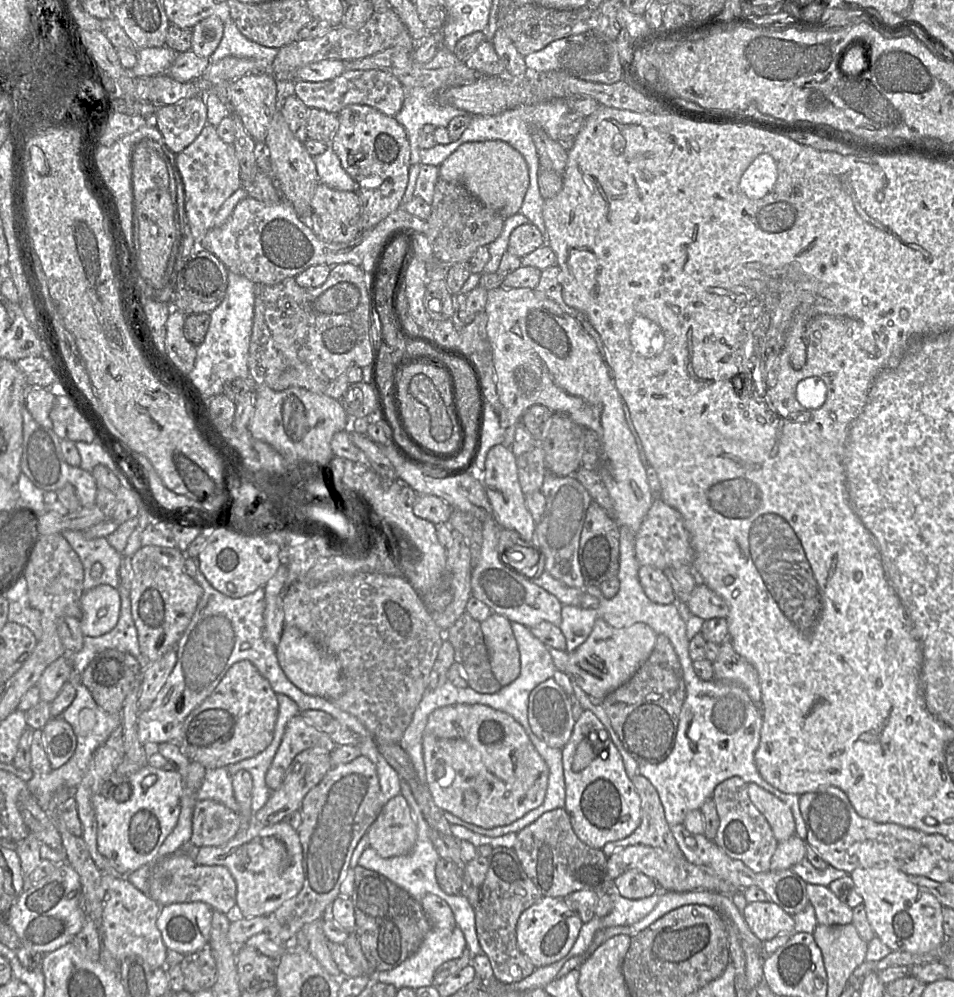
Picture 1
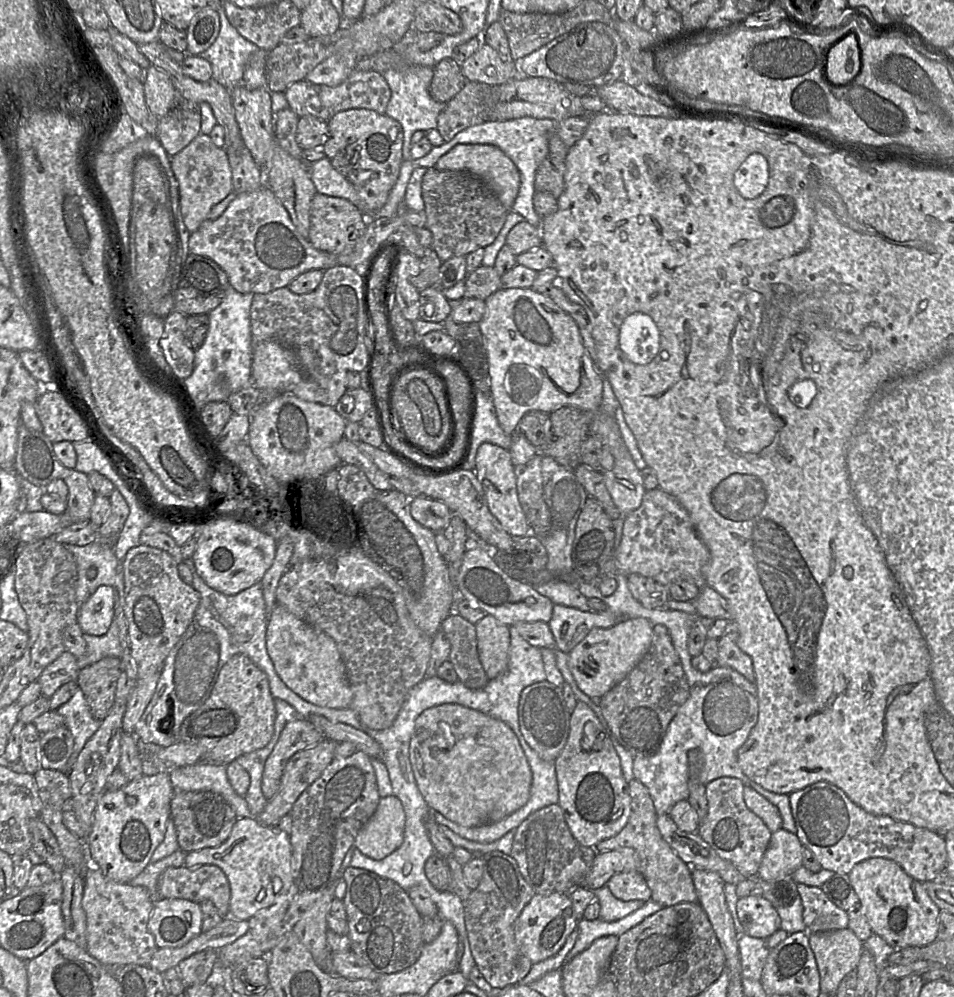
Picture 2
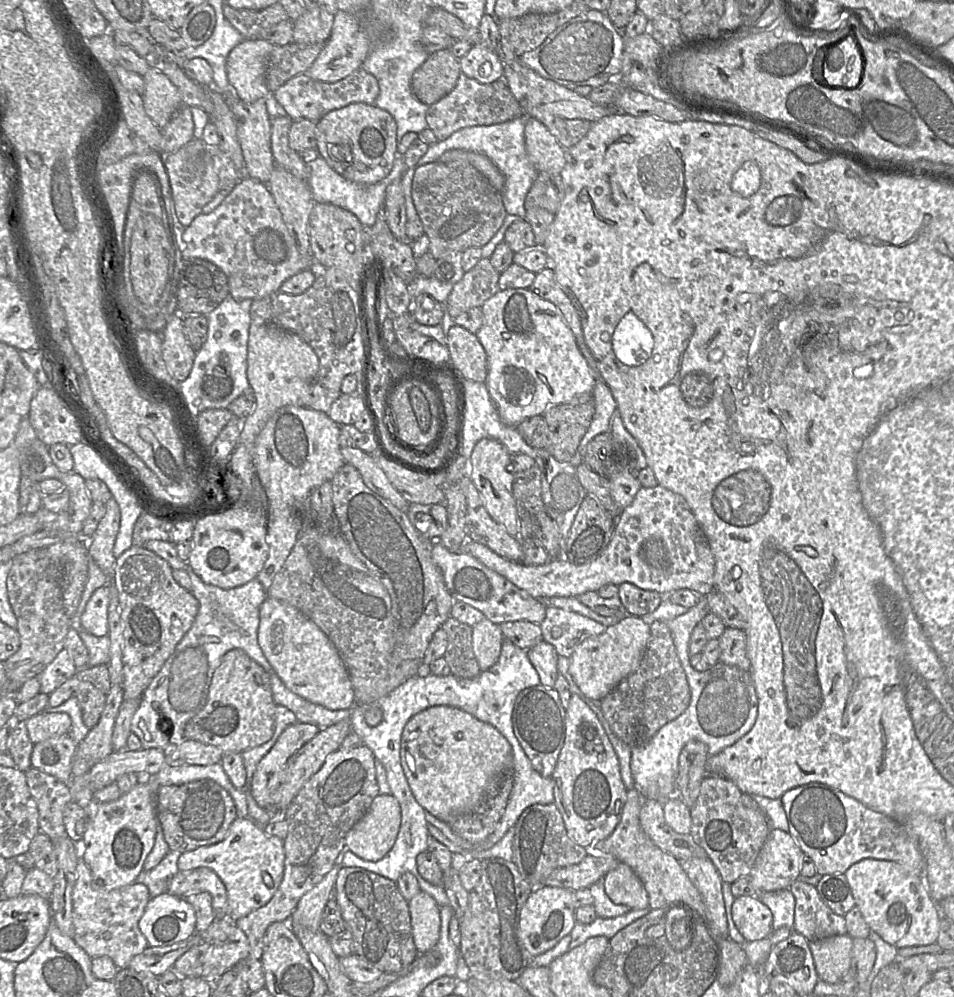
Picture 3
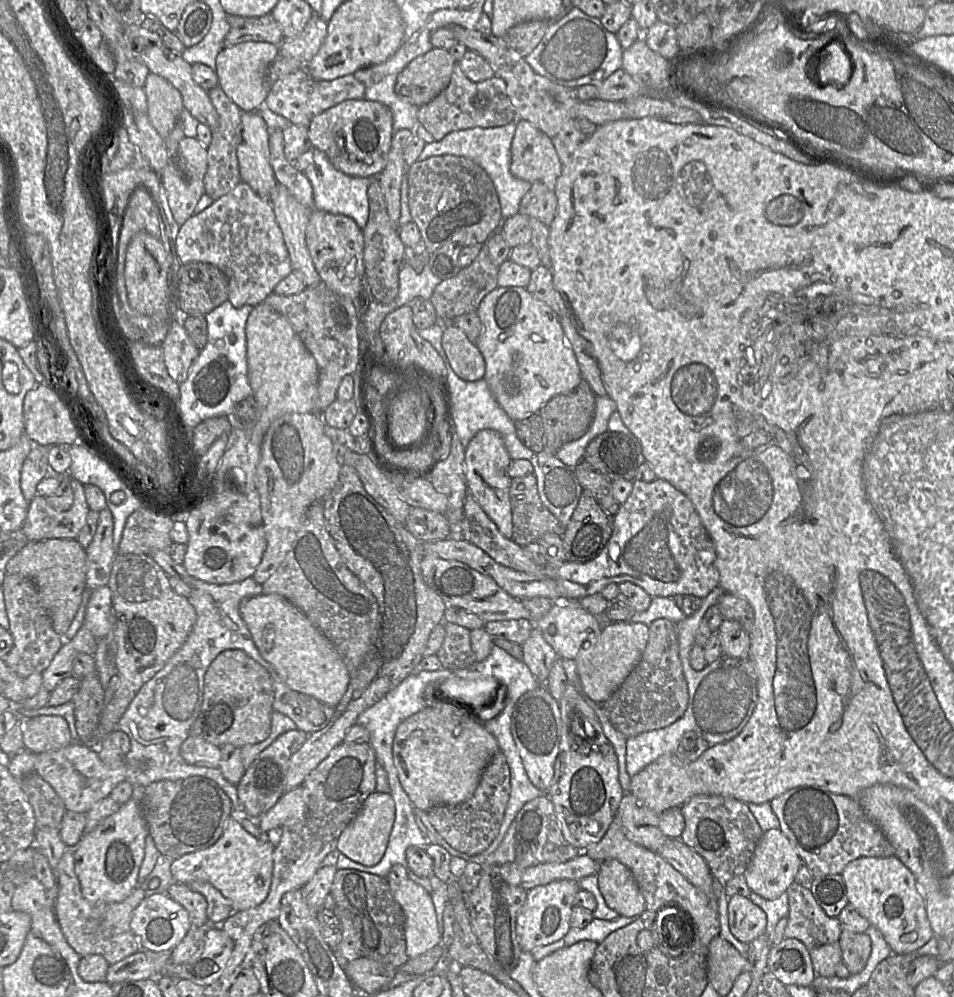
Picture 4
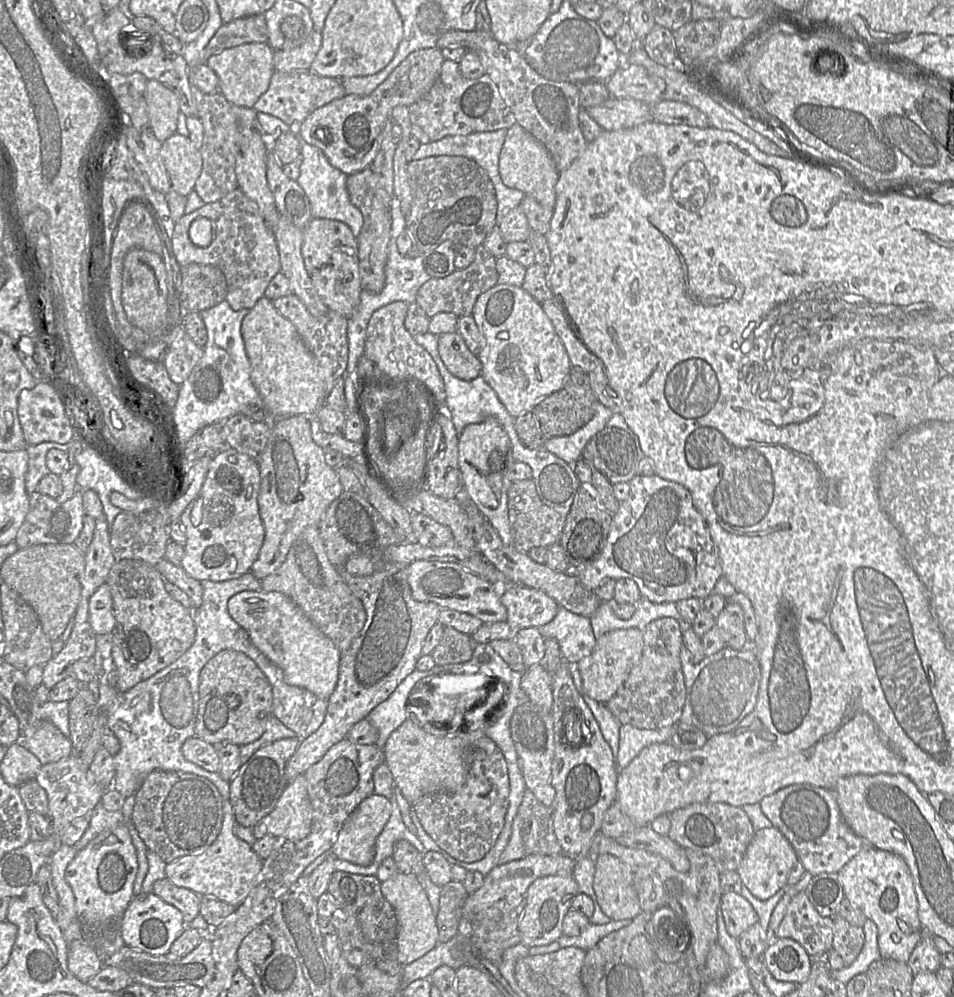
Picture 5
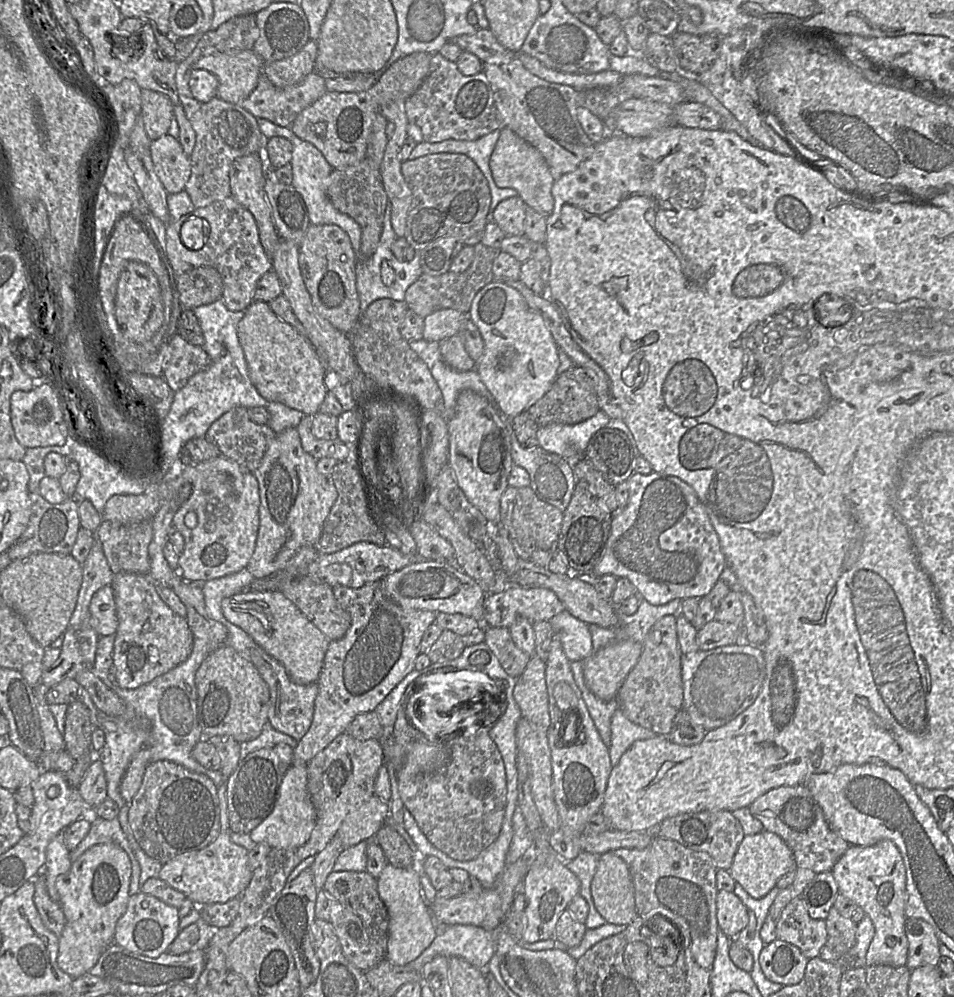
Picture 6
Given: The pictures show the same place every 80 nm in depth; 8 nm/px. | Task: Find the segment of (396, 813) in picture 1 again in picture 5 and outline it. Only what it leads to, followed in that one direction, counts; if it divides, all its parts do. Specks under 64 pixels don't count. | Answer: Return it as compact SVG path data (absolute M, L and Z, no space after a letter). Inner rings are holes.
M371 794L351 813L331 848L336 858L368 866L375 857L376 839L392 813L388 798Z

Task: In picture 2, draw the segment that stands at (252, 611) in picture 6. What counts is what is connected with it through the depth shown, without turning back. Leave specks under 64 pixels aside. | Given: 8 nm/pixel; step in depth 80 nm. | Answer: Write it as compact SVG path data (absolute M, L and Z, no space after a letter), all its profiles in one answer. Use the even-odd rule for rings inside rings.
M277 603L268 616L266 648L286 686L302 699L321 707L350 708L353 692L335 641Z

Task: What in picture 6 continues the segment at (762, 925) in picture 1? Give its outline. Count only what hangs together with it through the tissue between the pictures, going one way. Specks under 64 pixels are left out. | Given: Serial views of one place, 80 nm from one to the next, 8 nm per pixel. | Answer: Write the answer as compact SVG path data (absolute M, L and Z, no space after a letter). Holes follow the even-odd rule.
M720 890L716 897L717 922L720 930L731 939L748 925L749 909L732 891Z

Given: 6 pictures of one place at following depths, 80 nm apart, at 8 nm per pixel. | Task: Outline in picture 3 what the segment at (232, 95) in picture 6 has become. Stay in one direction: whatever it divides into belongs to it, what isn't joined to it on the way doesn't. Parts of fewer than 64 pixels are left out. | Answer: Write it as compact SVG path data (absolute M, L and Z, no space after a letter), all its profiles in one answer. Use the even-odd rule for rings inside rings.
M244 40L226 60L226 73L235 96L246 103L266 98L271 92L265 81L269 55L274 45L266 40Z

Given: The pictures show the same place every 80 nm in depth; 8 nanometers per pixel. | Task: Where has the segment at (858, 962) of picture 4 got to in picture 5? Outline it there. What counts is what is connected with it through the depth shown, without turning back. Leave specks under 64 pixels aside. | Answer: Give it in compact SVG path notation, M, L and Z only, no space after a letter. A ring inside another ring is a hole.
M836 915L834 921L834 937L832 949L844 960L846 966L852 964L861 952L865 934L862 927L854 926L844 918Z

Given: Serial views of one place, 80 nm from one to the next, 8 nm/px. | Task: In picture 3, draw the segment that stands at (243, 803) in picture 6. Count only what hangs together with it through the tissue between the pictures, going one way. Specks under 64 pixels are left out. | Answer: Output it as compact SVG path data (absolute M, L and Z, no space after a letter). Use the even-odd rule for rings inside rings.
M297 721L280 734L274 746L259 761L249 791L260 807L273 808L273 795L282 780L288 759L319 731L313 724Z

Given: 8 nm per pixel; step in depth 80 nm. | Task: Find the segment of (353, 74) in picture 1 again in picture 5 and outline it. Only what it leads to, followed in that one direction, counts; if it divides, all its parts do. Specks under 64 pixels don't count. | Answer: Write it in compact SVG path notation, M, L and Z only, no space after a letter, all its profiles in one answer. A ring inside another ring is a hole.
M310 70L292 73L275 71L267 91L259 97L252 109L279 118L295 128L316 109L345 95L347 94L339 78L319 76Z

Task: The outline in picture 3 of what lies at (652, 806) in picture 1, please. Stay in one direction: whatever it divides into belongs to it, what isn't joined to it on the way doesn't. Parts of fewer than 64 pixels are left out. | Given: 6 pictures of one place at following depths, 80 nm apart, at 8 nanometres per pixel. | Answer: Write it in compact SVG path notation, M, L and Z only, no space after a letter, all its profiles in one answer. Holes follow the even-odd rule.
M636 787L628 790L621 818L616 828L607 838L587 847L588 854L600 855L608 853L631 867L648 892L648 906L650 909L655 910L681 904L689 907L697 916L706 920L706 907L702 896L681 867L679 861L655 845L641 828L639 815L645 799L647 798Z

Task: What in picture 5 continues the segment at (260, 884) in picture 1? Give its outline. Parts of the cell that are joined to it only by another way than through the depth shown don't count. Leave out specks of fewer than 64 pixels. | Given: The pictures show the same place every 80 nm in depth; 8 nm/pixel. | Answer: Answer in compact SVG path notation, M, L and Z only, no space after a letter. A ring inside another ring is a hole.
M223 799L223 821L215 841L198 854L180 857L165 866L165 878L174 885L193 891L199 896L213 896L234 907L238 907L250 893L263 860L252 847L238 838L233 830L235 818L229 799Z

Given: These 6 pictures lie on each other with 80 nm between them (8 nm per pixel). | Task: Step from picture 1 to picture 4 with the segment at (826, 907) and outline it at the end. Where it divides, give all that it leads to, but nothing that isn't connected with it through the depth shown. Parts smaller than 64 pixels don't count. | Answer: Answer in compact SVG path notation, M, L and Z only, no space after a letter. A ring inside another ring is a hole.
M793 882L787 894L789 914L784 938L796 938L809 950L838 942L843 930L839 919L825 913L808 885Z

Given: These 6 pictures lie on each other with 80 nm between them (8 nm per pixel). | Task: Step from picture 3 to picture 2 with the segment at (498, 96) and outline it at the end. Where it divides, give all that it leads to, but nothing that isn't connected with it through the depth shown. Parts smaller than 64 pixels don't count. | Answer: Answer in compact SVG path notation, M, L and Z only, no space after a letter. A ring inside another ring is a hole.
M466 81L463 88L437 117L437 130L445 142L454 138L462 130L491 121L493 115L493 86Z

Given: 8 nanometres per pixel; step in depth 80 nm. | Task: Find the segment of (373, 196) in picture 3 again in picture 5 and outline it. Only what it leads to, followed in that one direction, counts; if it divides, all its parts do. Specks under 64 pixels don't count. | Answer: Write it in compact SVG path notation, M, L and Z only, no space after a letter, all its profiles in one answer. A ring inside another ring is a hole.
M303 141L300 157L302 163L296 181L309 199L312 218L325 218L343 222L349 226L353 235L358 237L363 224L363 216L361 211L350 201L346 188L348 175L333 167L318 147Z

